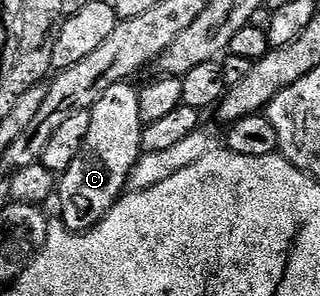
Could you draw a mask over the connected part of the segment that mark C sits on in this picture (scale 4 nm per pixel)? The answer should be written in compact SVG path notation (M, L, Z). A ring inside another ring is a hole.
M122 82L108 87L99 98L99 102L93 104L89 112L91 126L87 126L85 145L81 147L81 153L77 155L75 162L71 162L69 169L60 177L61 211L59 211L59 217L62 225L70 232L84 234L90 228L96 228L109 215L109 211L116 206L118 200L122 199L129 182L129 176L132 175L133 168L143 155L141 151L143 125L139 114L138 89L132 88L131 85L132 83Z

